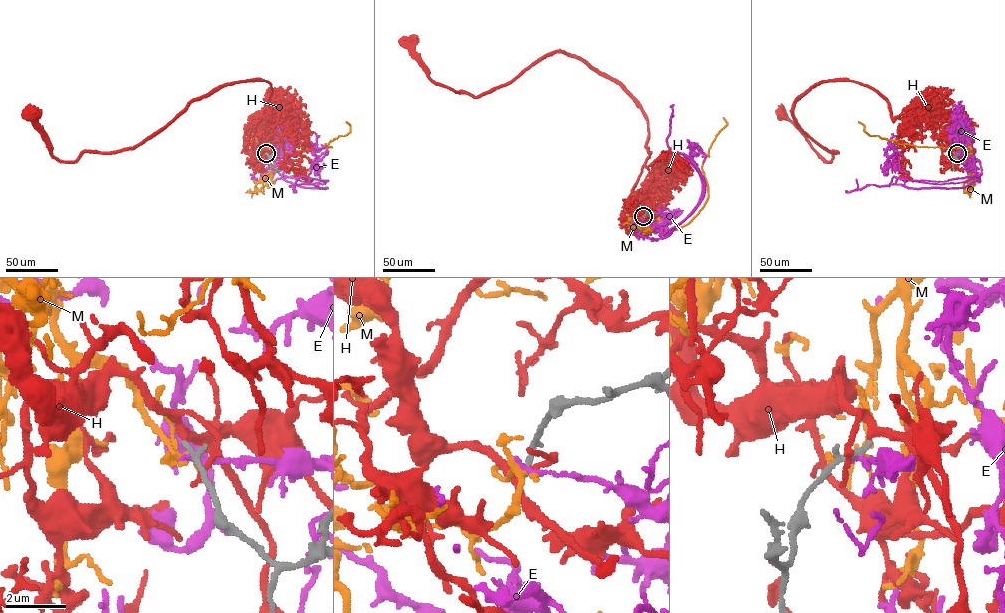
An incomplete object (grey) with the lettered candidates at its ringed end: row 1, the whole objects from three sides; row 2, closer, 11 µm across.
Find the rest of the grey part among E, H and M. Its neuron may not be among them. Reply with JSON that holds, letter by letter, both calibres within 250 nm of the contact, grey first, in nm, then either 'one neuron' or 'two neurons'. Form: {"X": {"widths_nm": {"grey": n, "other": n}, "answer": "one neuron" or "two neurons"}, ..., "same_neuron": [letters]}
{"E": {"widths_nm": {"grey": 220, "other": 180}, "answer": "two neurons"}, "H": {"widths_nm": {"grey": 170, "other": 200}, "answer": "two neurons"}, "M": {"widths_nm": {"grey": 200, "other": 180}, "answer": "two neurons"}, "same_neuron": []}

